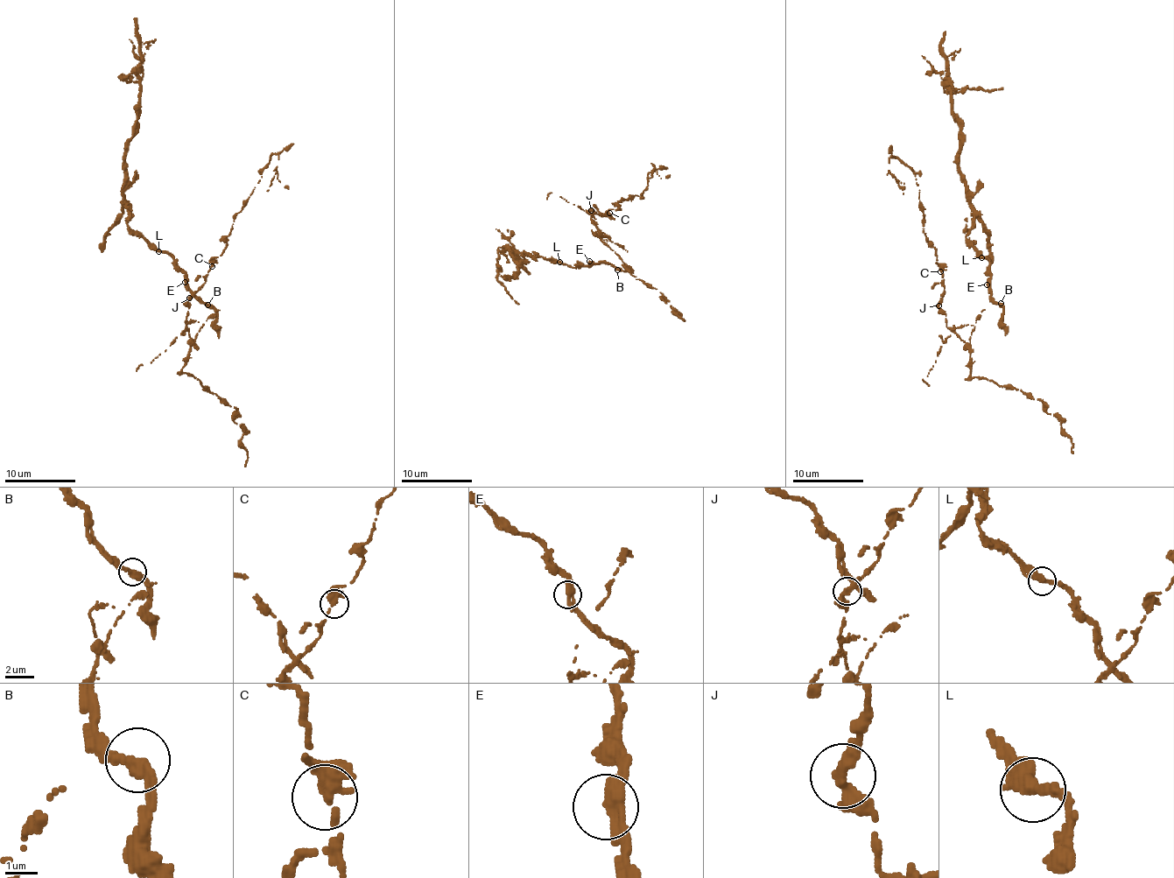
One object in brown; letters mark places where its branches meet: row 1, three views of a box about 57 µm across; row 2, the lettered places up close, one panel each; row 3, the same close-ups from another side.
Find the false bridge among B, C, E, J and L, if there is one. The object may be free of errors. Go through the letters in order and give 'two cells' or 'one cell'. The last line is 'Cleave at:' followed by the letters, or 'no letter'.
B: one cell
C: one cell
E: one cell
J: two cells
L: one cell
Cleave at: J

